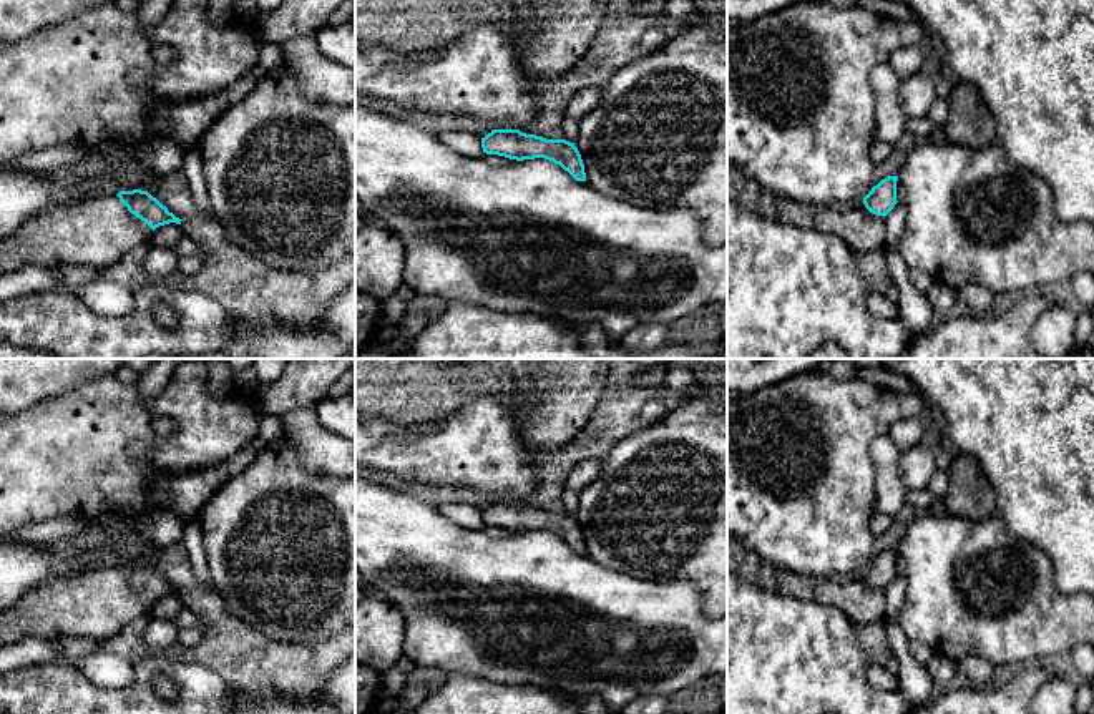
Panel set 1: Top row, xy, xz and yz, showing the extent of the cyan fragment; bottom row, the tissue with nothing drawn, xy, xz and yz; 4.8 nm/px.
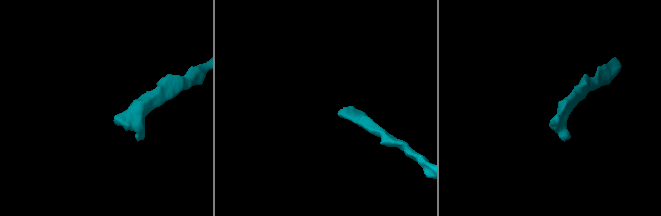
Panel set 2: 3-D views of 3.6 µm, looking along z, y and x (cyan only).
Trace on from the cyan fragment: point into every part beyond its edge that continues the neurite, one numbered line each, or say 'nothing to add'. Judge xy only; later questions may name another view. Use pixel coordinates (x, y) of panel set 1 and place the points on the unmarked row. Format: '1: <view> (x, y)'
1: xy (97, 605)

